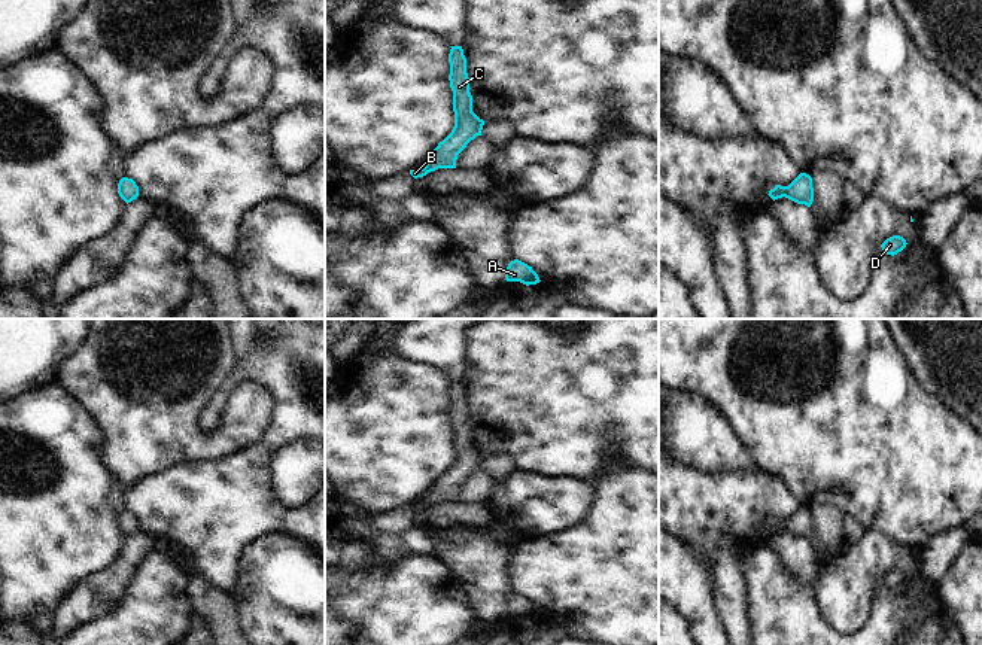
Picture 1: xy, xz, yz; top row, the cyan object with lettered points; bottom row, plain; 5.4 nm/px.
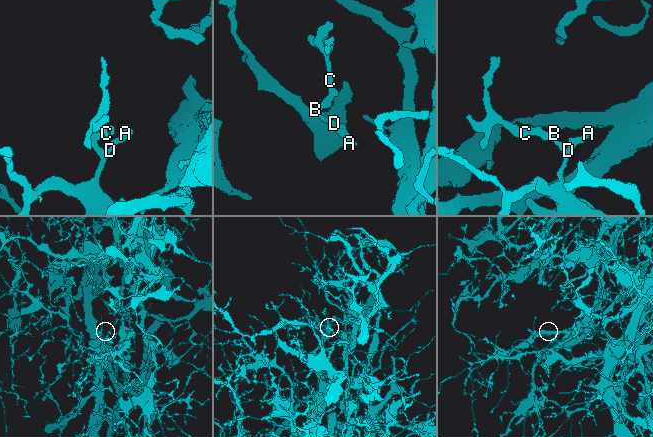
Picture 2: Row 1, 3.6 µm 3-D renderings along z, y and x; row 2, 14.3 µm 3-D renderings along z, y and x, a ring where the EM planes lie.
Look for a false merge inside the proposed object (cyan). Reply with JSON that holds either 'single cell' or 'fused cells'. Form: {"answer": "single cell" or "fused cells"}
{"answer": "single cell"}

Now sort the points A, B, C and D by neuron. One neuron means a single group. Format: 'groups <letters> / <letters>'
groups A B C D

